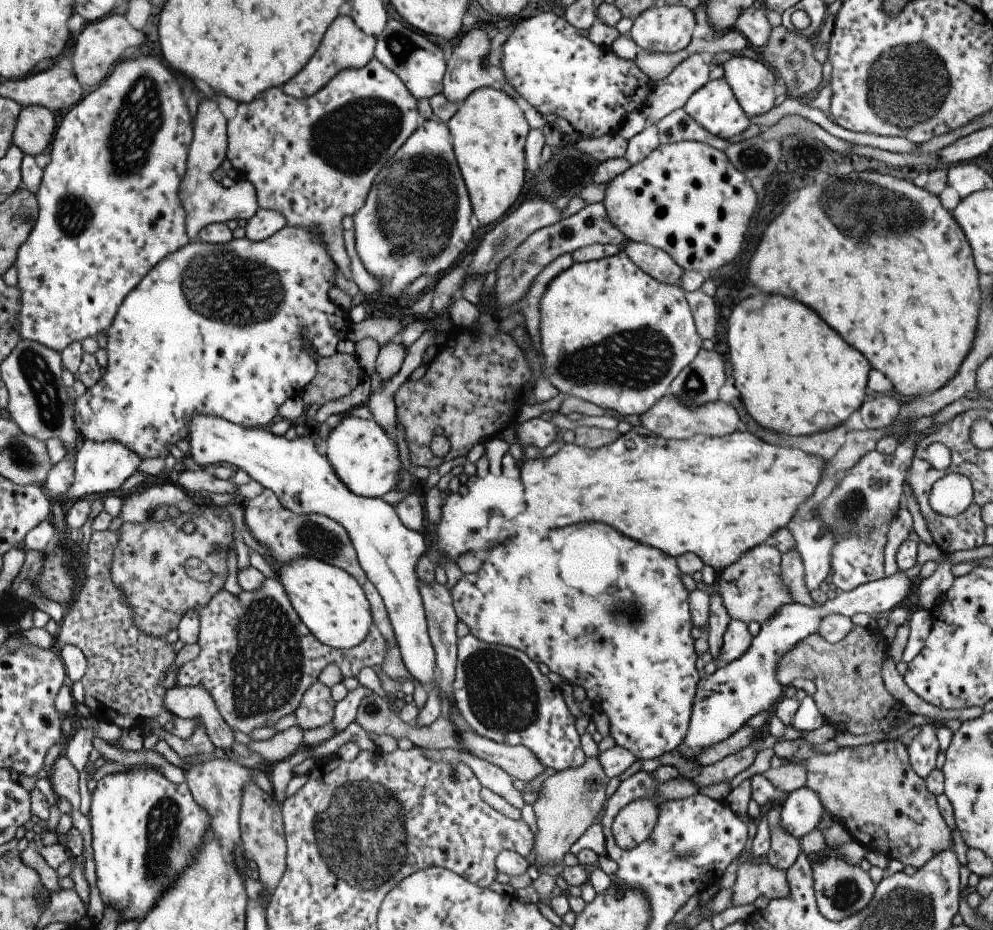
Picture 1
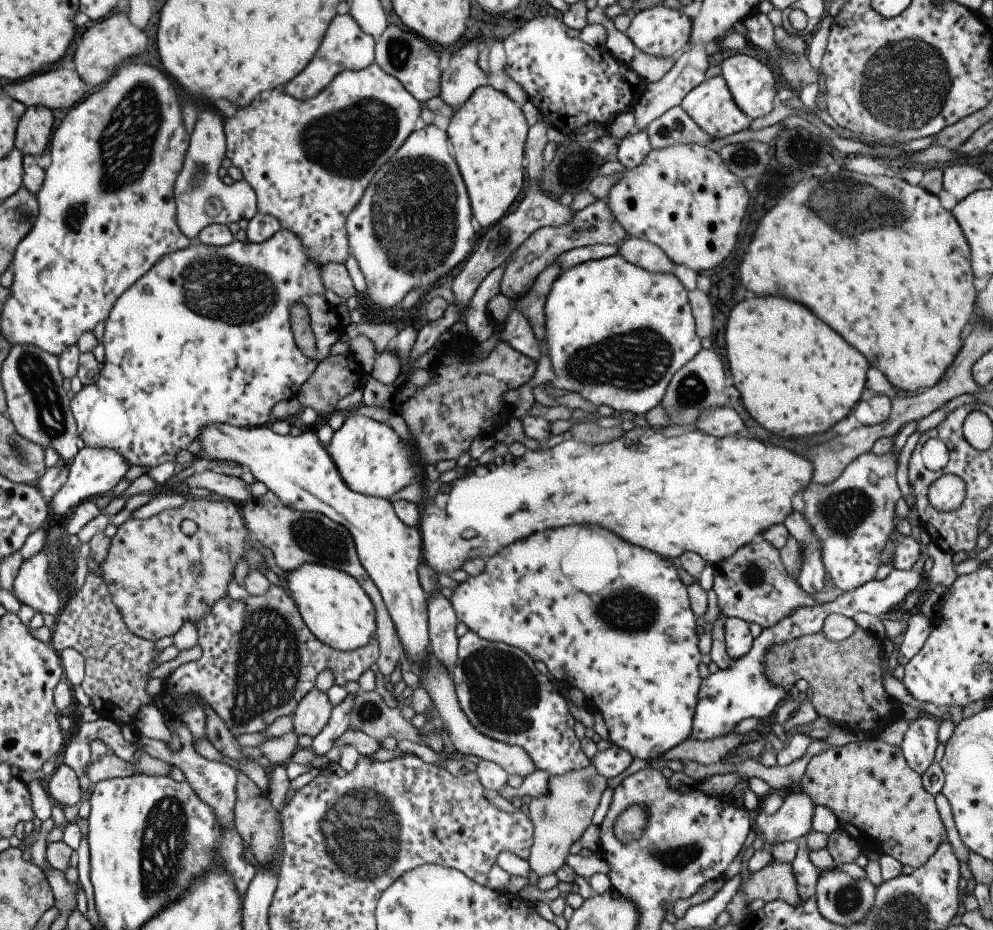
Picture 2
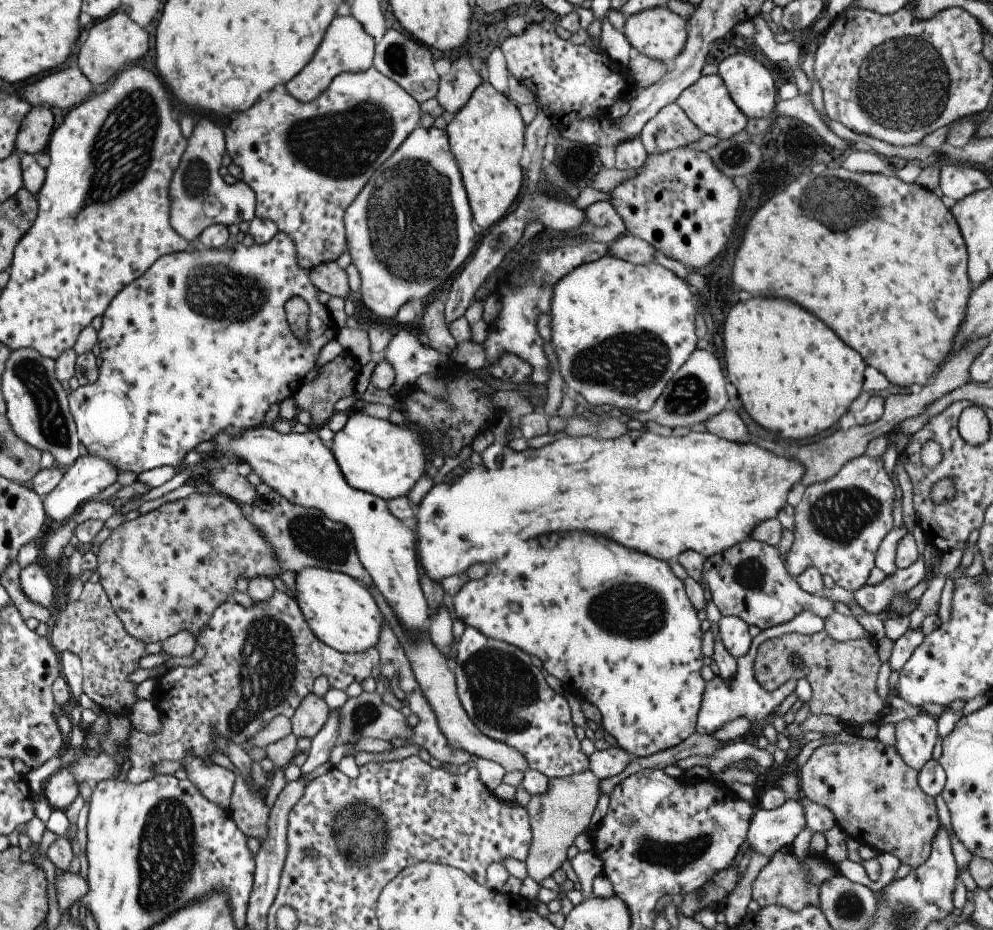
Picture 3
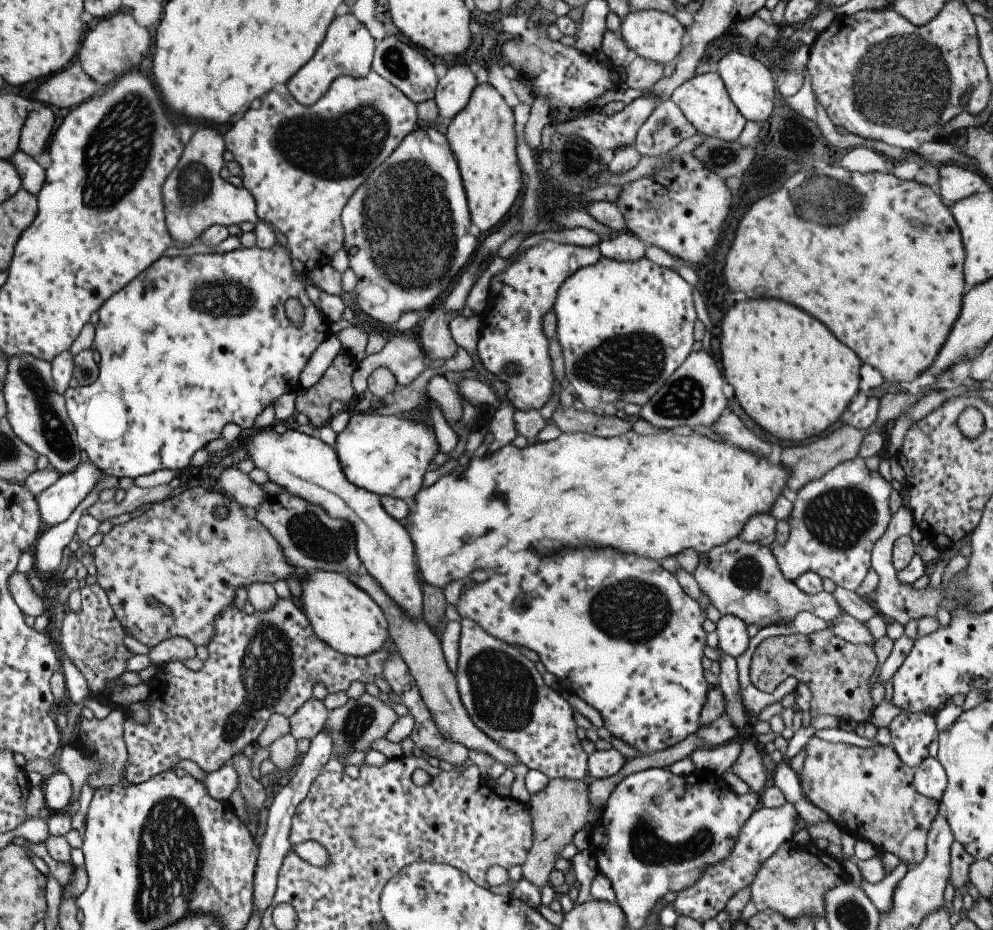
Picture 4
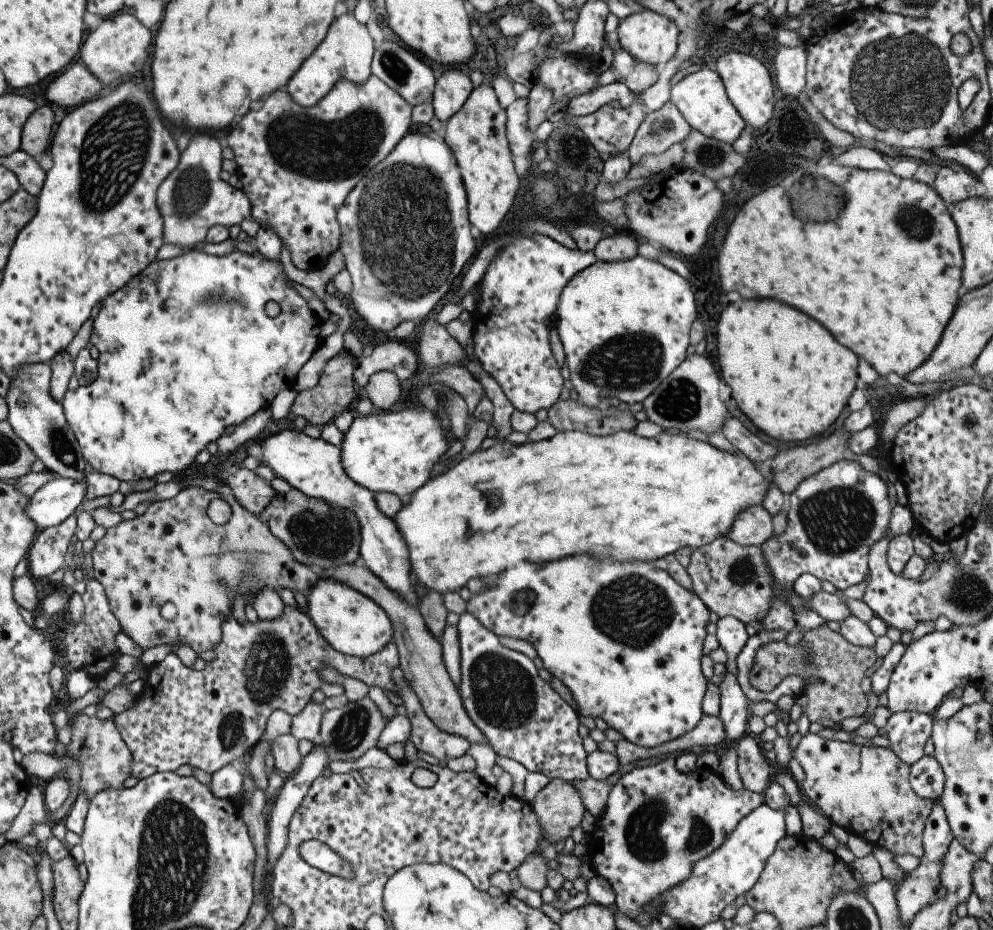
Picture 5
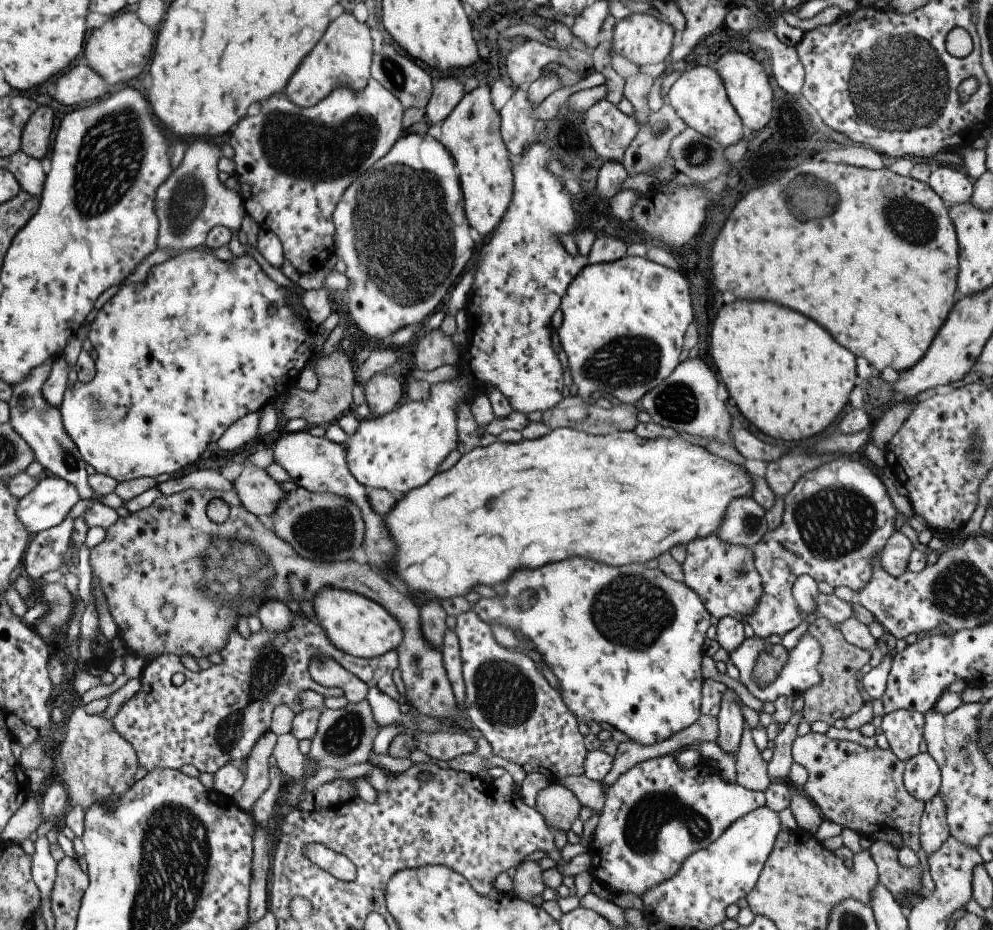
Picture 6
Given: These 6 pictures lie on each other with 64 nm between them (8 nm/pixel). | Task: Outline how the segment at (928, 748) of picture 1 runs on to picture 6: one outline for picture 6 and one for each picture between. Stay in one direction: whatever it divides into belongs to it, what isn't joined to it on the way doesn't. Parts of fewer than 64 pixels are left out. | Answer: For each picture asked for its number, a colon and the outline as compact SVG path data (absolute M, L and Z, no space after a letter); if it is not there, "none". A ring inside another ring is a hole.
2: M921 714L915 722L909 724L907 732L903 734L899 748L905 756L907 766L919 776L923 776L925 770L933 764L933 754L939 744L937 730L939 730L939 720L925 718L925 714Z
3: M925 712L895 724L895 748L901 760L917 772L931 760L931 750L937 742L937 736L937 720Z
4: M899 714L891 724L891 748L897 752L899 760L909 768L917 770L919 764L927 758L927 748L933 740L939 738L939 728L935 718L929 714Z
5: M895 712L885 718L885 732L889 740L889 748L893 754L913 766L919 758L923 758L923 744L931 738L933 716L919 712Z
6: M897 710L883 716L881 730L889 742L889 750L901 762L907 762L919 754L919 744L925 740L925 716L911 710Z

